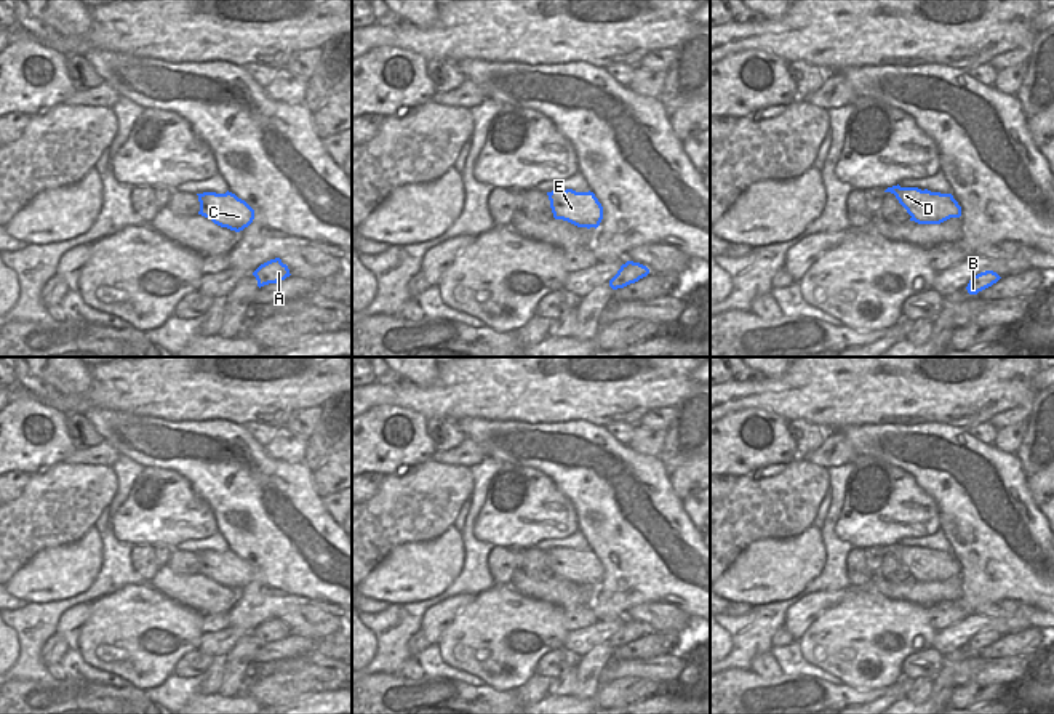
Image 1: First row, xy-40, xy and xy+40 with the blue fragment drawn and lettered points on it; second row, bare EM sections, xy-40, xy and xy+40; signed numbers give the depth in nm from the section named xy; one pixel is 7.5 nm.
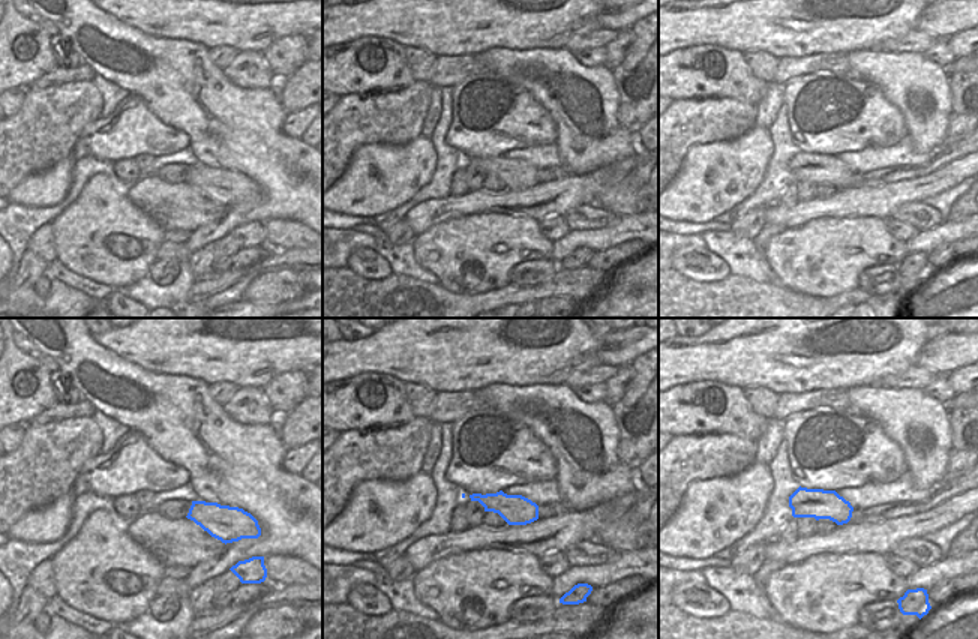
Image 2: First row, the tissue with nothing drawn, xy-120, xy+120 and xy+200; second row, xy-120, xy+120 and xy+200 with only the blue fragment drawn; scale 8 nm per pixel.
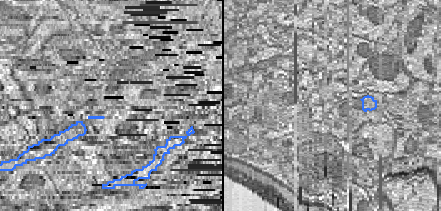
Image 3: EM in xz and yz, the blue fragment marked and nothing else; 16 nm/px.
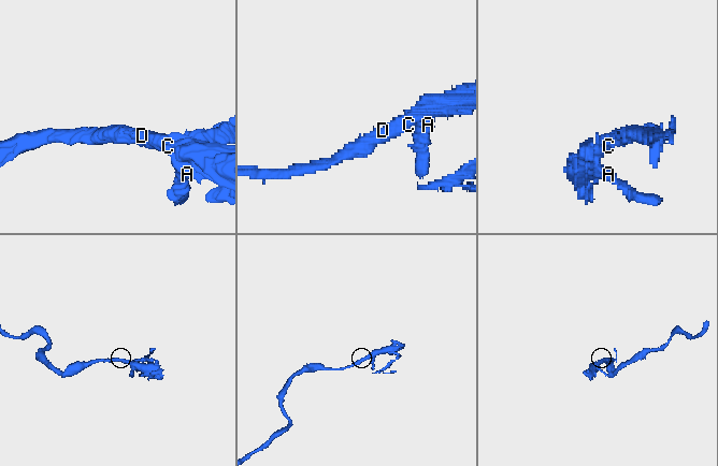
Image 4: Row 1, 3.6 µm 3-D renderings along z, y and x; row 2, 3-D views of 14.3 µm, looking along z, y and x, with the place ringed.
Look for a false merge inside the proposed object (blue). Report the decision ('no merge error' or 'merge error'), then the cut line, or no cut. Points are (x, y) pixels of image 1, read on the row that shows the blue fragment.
merge error; cut in xy along (562, 191), (554, 216)

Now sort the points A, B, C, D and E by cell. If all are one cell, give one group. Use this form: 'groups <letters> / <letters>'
groups A B C E / D

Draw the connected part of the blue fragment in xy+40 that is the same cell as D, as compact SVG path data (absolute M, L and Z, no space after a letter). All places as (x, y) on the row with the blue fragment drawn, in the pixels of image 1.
M897 184L897 186L888 187L884 192L894 194L899 203L907 210L910 216L915 215L915 203L923 200L920 194L921 189L918 187L900 187Z

